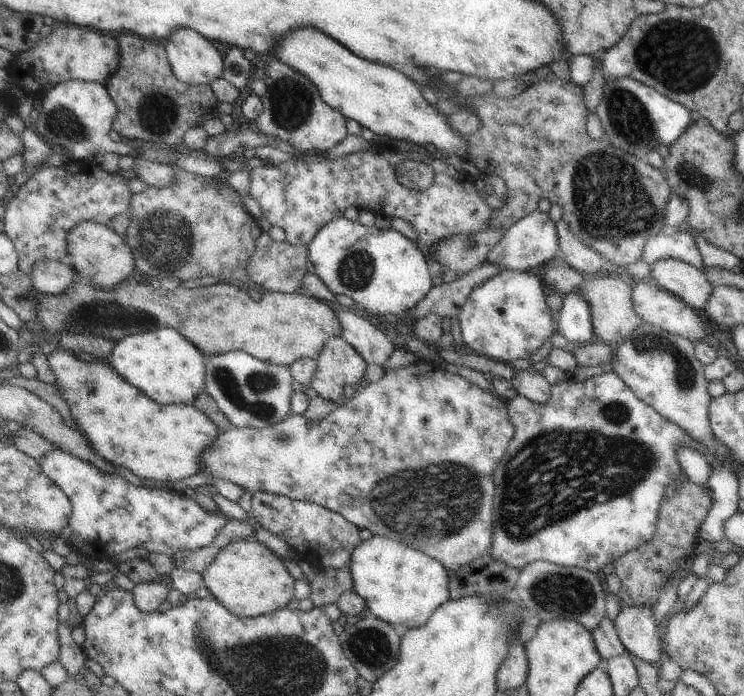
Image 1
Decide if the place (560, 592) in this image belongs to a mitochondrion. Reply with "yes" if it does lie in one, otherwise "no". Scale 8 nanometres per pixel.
yes

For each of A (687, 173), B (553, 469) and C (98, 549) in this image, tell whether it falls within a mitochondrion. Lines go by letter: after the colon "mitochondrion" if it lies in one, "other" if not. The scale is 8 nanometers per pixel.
A: mitochondrion
B: mitochondrion
C: other

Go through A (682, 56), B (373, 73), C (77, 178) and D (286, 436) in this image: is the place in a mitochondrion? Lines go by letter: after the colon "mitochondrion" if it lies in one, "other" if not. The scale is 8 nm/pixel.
A: mitochondrion
B: other
C: other
D: mitochondrion

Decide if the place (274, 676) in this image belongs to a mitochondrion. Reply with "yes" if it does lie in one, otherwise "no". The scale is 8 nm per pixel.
yes

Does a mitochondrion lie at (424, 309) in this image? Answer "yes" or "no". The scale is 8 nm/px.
no

